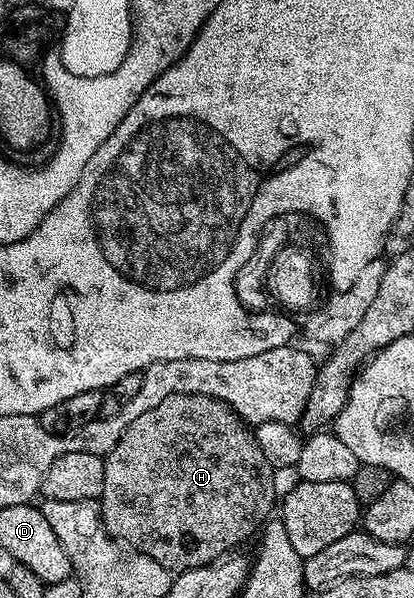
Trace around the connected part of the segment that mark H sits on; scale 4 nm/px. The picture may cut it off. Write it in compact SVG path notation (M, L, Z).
M173 395L164 397L156 409L148 409L148 413L136 417L128 429L124 429L124 437L116 441L116 445L104 456L104 493L100 500L102 508L102 523L106 527L111 539L121 541L127 548L138 551L141 555L152 557L152 561L160 561L170 572L191 571L200 565L208 565L216 562L233 552L245 539L255 538L256 532L271 518L276 507L276 495L274 499L274 475L275 468L260 453L260 447L254 440L254 432L233 411L227 403L221 403L218 399L204 397L203 395Z

